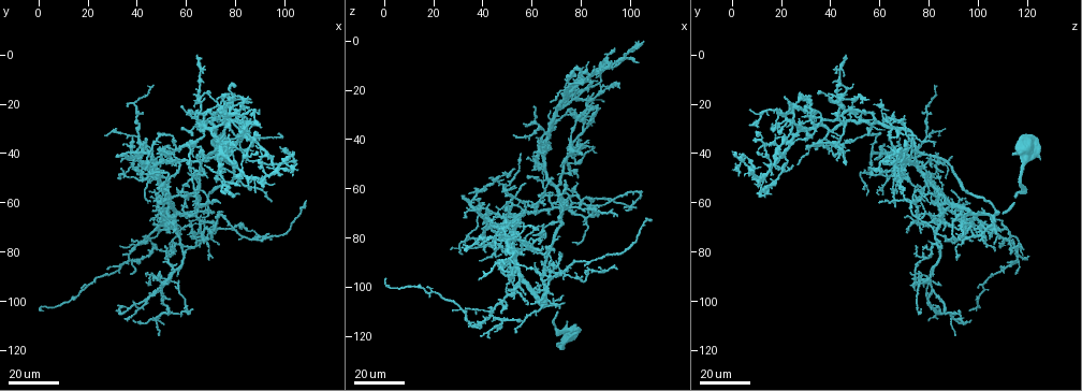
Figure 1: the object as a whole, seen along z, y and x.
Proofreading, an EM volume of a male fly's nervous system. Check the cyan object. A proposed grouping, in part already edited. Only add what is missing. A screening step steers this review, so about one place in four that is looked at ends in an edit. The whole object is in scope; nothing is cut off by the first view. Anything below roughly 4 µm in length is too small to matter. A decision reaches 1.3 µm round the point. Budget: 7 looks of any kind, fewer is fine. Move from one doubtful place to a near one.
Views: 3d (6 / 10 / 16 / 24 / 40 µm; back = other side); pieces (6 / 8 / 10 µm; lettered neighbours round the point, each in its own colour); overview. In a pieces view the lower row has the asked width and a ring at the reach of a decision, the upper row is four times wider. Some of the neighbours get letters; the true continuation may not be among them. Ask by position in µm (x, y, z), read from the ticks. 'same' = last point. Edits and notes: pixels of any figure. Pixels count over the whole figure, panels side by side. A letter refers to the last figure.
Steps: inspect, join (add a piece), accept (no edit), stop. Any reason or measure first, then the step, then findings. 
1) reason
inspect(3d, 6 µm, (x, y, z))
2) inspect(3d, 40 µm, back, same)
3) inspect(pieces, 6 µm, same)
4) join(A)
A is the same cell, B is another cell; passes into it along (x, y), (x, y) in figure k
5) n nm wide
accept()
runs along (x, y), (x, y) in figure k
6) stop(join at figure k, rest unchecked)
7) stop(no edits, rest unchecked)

branch stops here
inspect(3d, 16 µm, (34, 81, 117))

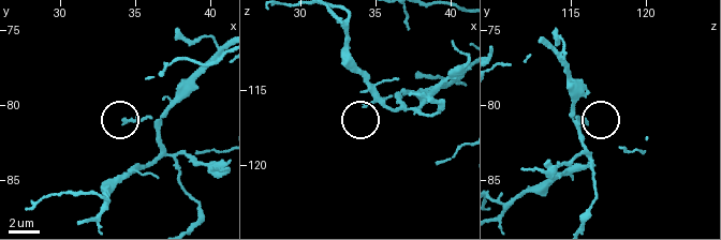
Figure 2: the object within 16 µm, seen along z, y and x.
inspect(pieces, 6 µm, (34.4, 81.2, 116.0))

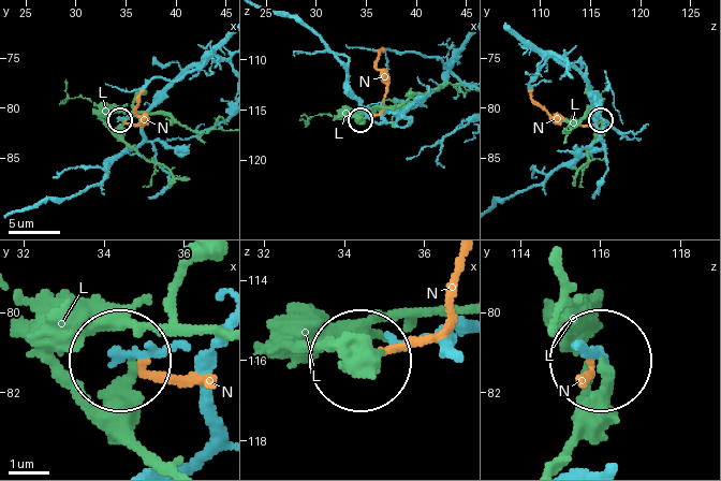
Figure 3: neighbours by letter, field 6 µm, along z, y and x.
accept()
L and N are other cells; runs along (214, 338), (124, 355) in figure 3; none of them fits

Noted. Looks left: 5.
branch stops here
inspect(3d, 24 µm, (31, 41, 62))

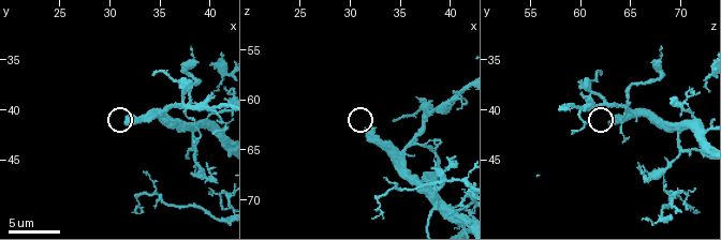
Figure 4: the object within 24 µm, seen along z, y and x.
inspect(pieces, 8 µm, (31.4, 41.2, 62.8))

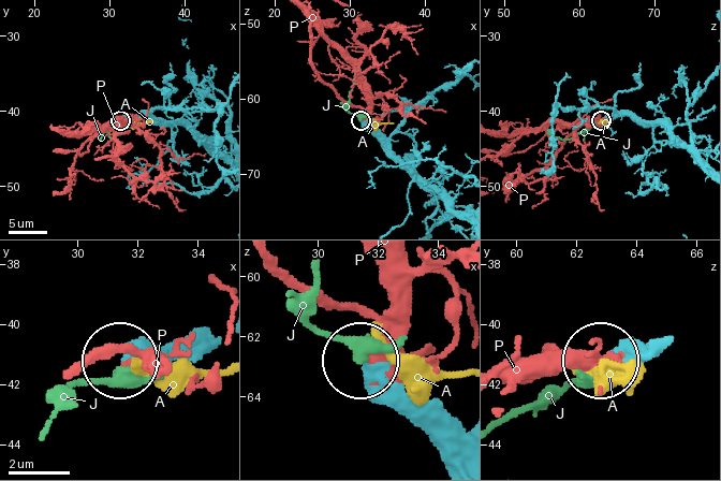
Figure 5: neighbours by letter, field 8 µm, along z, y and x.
join(P)
P is the same cell, A and J are other cells; the cell continues

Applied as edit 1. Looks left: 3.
inspect(3d, 16 µm, (42, 23, 81))

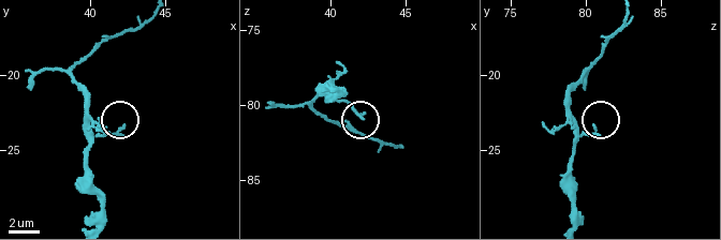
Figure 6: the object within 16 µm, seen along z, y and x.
inspect(pieces, 6 µm, (42.0, 23.4, 80.4))

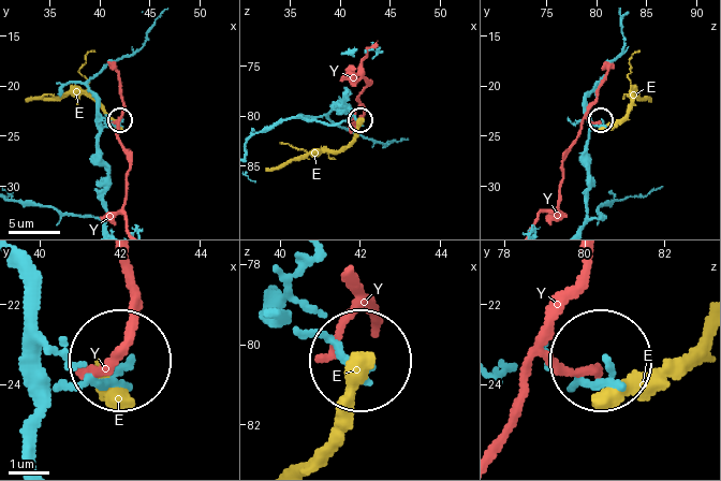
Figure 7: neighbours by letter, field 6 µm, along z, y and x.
170 nm wide
accept()
E and Y are other cells; none of them fits

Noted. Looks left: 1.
stop(join at figure 5, rest unchecked)

